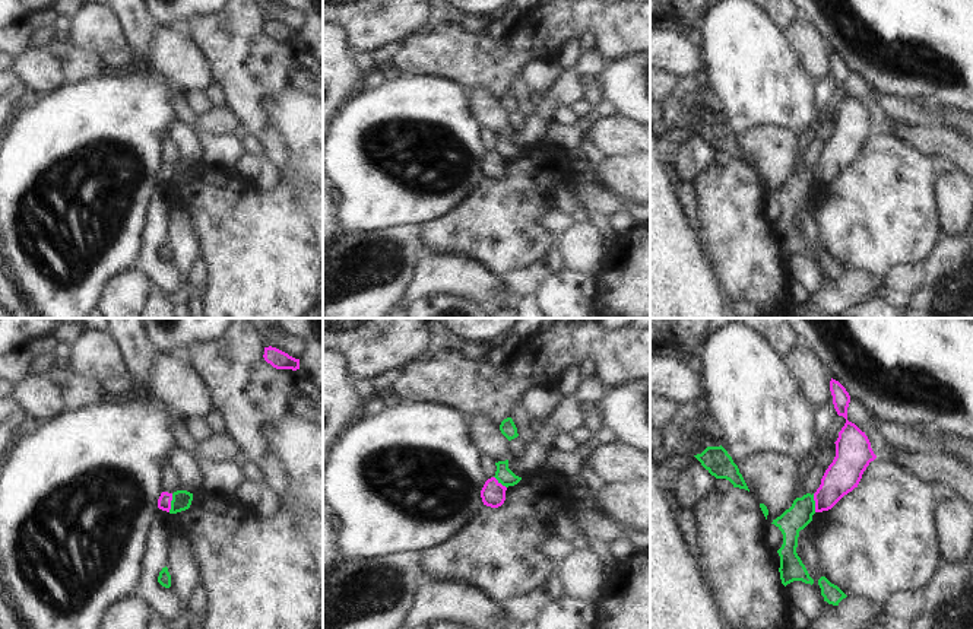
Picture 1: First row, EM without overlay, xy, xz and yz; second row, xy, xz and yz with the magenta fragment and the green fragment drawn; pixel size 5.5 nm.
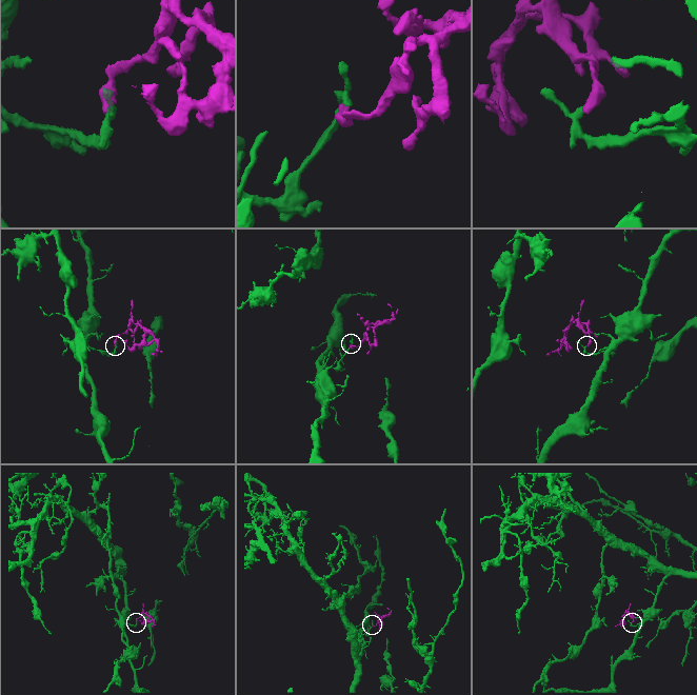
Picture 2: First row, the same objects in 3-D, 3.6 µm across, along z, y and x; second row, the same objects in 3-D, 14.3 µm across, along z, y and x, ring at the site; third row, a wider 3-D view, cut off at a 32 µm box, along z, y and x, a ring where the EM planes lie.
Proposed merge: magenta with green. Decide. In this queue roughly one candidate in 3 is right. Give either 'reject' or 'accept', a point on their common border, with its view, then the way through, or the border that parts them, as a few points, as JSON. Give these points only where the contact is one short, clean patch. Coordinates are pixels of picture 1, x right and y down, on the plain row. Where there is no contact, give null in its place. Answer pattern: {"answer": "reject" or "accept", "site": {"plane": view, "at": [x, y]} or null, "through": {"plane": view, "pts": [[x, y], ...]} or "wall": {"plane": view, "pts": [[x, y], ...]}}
{"answer": "reject", "site": {"plane": "xy", "at": [170, 175]}, "wall": {"plane": "xy", "pts": [[173, 167], [168, 184]]}}

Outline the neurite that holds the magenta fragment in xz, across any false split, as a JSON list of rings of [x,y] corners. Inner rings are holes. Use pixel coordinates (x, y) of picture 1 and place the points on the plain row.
[[[495,150],[488,152],[481,163],[484,178],[491,181],[501,180],[505,174],[505,163],[507,161],[503,159]]]

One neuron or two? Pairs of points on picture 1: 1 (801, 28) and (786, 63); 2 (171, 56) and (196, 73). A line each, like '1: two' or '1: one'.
1: two
2: one

